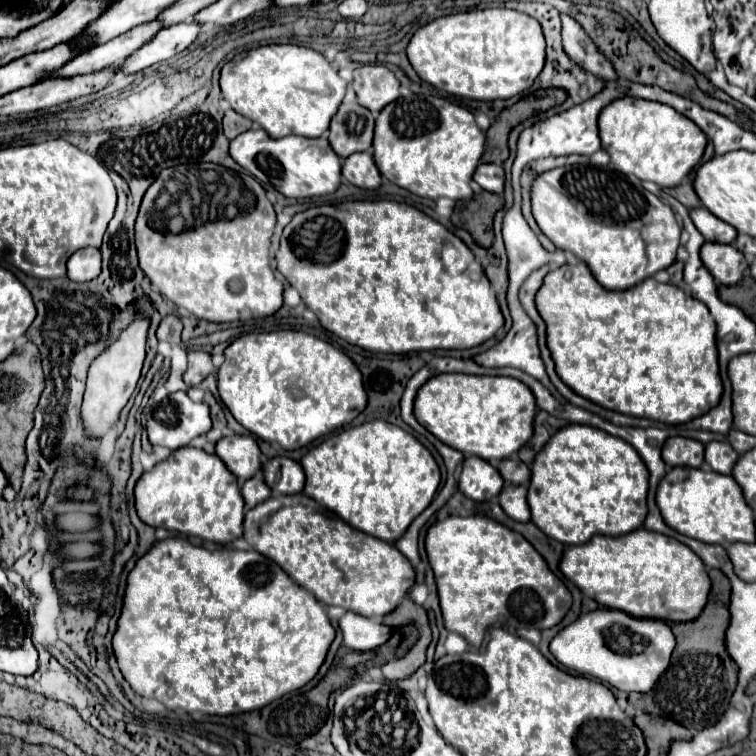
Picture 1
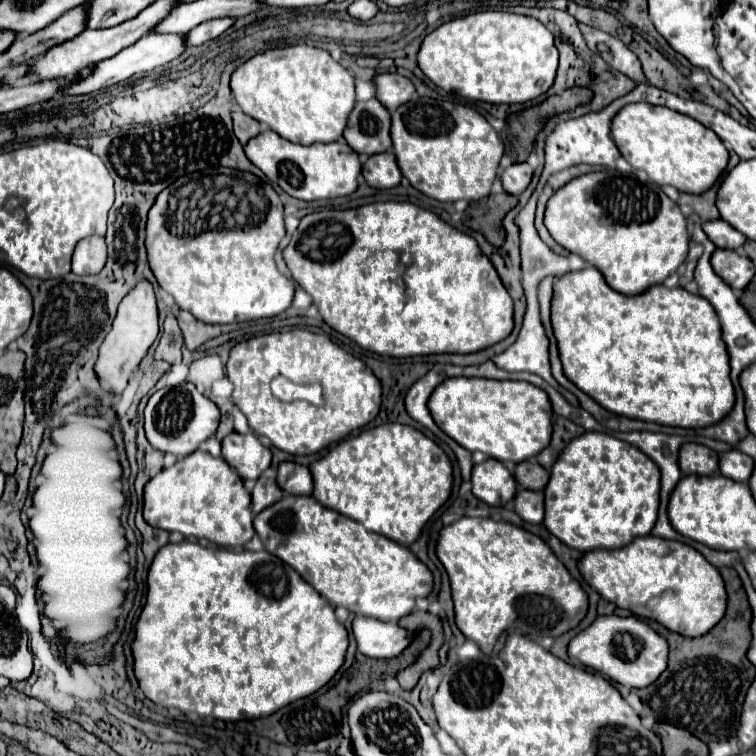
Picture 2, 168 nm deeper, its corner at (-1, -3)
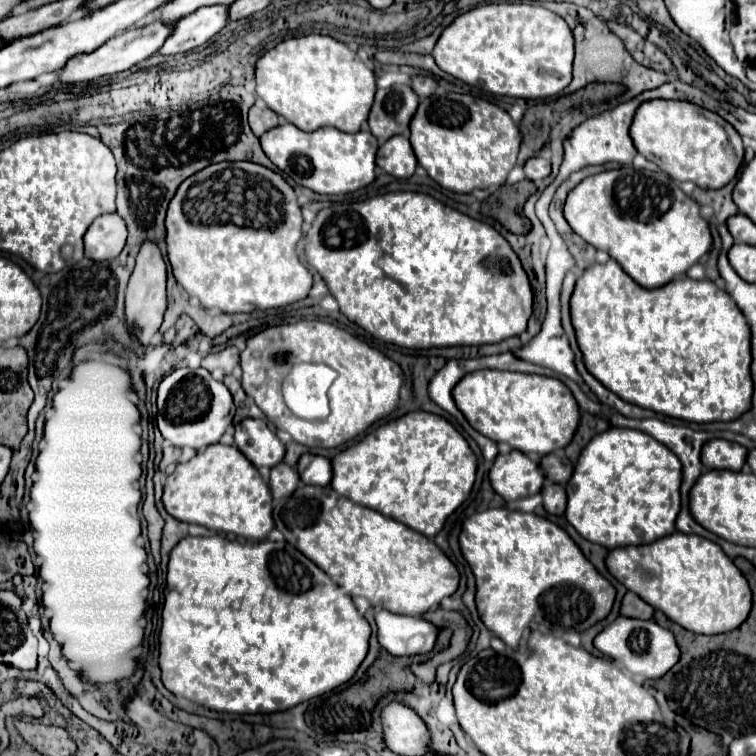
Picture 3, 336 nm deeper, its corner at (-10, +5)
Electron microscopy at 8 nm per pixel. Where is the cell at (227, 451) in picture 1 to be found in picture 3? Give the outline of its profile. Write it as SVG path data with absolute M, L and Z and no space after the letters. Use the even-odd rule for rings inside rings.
M244 418L236 426L236 446L238 450L256 466L268 466L282 462L284 458L284 444L278 440L278 436L266 426L264 420L256 418Z

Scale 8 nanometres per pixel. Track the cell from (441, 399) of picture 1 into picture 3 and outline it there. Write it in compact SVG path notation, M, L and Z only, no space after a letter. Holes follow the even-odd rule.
M478 370L466 374L454 388L454 400L466 420L494 442L508 442L524 454L546 456L558 448L566 448L580 422L580 406L574 394L558 378L536 374Z

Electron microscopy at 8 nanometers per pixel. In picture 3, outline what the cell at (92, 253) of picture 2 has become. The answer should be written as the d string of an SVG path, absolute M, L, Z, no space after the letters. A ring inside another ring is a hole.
M118 212L102 214L90 224L84 236L84 254L86 258L96 262L112 260L122 252L126 236L128 228L126 222L122 222L122 218L118 216Z

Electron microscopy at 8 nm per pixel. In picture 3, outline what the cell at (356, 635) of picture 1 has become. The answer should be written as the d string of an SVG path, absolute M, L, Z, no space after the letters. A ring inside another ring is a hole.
M388 610L376 612L378 640L394 656L426 654L434 648L438 628L422 616L402 616Z

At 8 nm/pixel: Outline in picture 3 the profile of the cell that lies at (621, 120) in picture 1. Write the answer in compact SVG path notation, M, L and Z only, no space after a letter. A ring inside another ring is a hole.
M648 100L634 116L630 136L636 150L658 164L674 180L690 180L700 188L724 188L744 162L744 144L732 124L698 104L682 100Z

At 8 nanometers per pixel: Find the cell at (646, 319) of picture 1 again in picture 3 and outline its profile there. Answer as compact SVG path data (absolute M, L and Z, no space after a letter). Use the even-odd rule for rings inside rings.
M608 260L606 264L592 264L590 268L584 270L584 274L576 282L576 290L570 300L572 308L572 324L576 330L576 340L578 346L584 354L584 364L592 376L596 376L608 390L618 394L622 400L632 402L642 408L650 408L654 412L680 418L686 422L730 422L734 416L742 416L746 408L750 408L752 392L754 392L754 382L750 376L750 360L752 360L752 350L750 350L750 326L746 316L740 312L736 302L730 298L726 290L720 290L712 280L690 280L688 276L680 276L678 280L672 280L666 286L646 290L640 284L636 284L616 260Z

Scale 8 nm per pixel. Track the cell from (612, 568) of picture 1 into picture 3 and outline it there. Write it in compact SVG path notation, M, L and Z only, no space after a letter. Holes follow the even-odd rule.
M674 532L648 546L610 550L606 566L628 590L696 634L730 632L748 618L752 608L752 592L744 574L718 544L696 534Z

